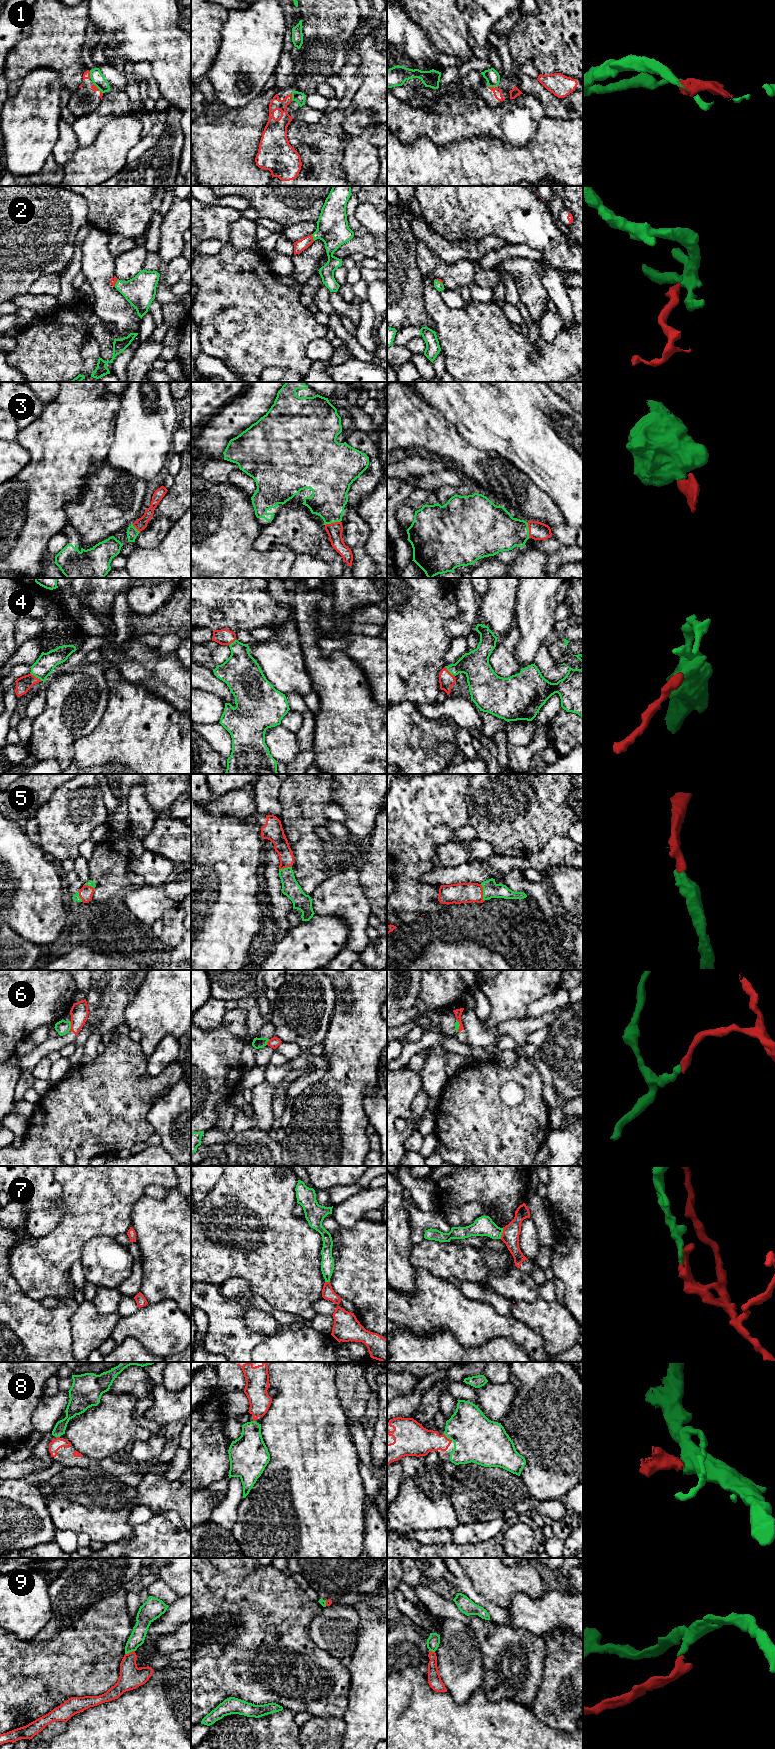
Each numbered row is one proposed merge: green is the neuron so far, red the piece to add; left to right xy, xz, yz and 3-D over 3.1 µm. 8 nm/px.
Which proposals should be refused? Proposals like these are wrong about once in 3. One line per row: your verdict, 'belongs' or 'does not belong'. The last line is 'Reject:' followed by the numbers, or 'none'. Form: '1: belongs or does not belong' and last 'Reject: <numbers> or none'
1: does not belong
2: belongs
3: belongs
4: belongs
5: belongs
6: does not belong
7: belongs
8: belongs
9: does not belong
Reject: 1, 6, 9

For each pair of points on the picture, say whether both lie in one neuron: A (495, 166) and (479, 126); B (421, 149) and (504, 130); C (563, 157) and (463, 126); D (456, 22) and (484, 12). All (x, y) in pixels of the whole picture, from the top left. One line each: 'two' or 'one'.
A: two
B: two
C: two
D: two

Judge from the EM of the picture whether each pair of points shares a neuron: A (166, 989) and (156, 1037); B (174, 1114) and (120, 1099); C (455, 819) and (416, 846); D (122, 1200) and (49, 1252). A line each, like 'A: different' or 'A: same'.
A: same
B: different
C: same
D: same

